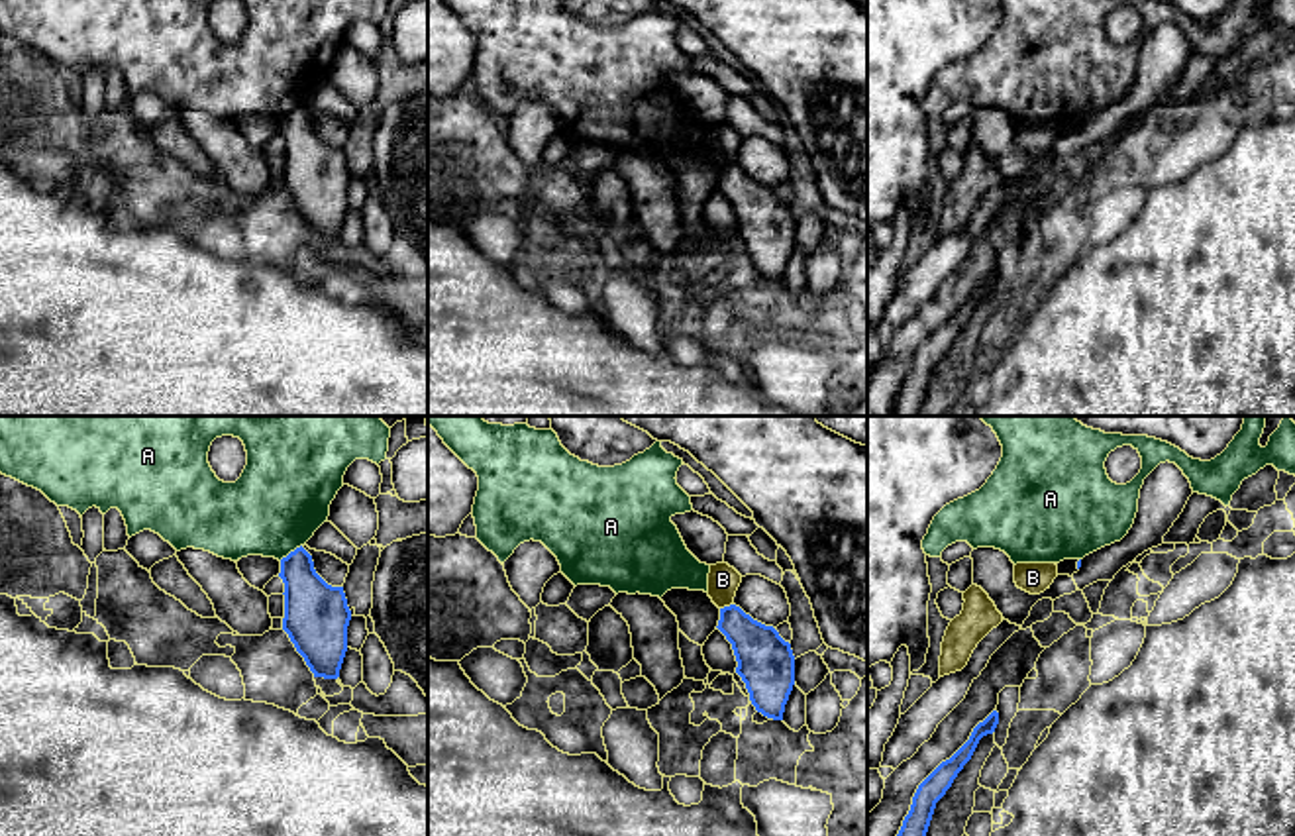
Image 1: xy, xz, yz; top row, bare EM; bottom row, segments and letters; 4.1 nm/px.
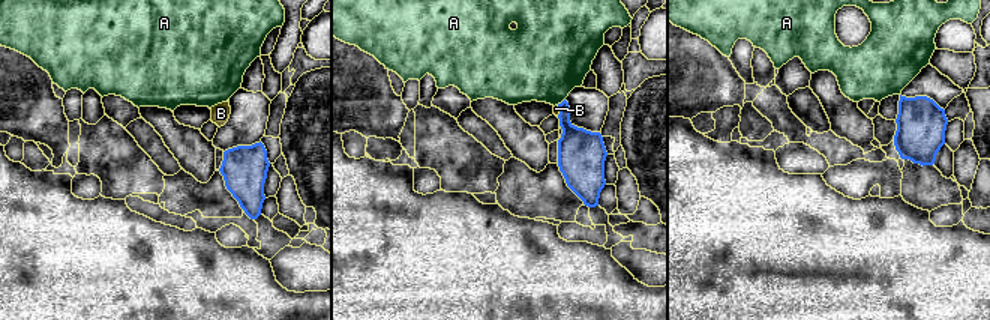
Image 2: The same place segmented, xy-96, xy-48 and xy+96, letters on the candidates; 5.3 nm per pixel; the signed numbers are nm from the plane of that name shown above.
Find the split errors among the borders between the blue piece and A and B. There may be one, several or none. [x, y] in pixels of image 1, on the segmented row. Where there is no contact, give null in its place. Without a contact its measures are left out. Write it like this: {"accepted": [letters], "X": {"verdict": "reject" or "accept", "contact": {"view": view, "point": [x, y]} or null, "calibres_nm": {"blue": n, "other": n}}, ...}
{"accepted": [], "A": {"verdict": "reject", "contact": {"view": "xy", "point": [291, 552]}, "calibres_nm": {"blue": 240, "other": 380}}, "B": {"verdict": "reject", "contact": {"view": "xz", "point": [726, 607]}, "calibres_nm": {"blue": 220, "other": 130}}}

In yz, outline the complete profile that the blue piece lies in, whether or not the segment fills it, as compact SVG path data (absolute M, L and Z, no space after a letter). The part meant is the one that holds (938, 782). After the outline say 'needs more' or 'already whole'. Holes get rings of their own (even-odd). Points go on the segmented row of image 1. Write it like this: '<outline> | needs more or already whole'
M993 710L979 722L969 740L946 761L942 761L916 789L908 814L897 836L926 836L936 803L952 787L958 773L971 759L979 740L993 734L999 724L999 712Z | already whole

